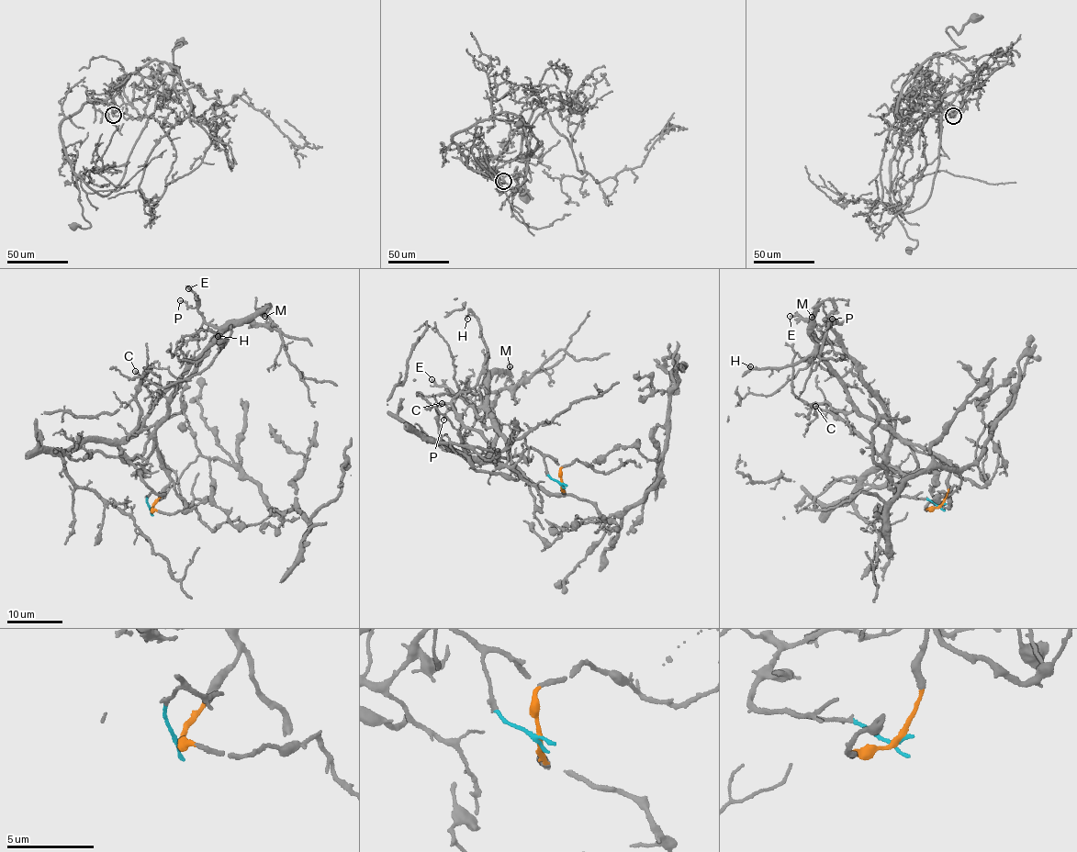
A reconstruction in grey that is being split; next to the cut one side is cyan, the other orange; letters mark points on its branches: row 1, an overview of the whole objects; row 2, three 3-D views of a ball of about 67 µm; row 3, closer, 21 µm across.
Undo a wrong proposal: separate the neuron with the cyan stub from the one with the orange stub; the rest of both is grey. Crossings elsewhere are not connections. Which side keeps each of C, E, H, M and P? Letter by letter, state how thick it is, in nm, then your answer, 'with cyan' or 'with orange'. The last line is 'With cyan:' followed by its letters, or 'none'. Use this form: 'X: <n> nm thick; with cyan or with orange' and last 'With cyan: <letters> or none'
C: 190 nm thick; with cyan
E: 200 nm thick; with orange
H: 100 nm thick; with orange
M: 90 nm thick; with orange
P: 90 nm thick; with orange
With cyan: C

